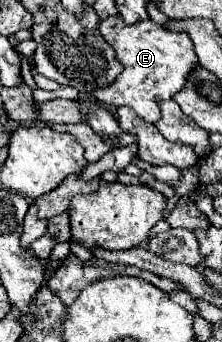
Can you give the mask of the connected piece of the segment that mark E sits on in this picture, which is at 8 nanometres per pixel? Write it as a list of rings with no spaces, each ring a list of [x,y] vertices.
[[[105,18],[99,24],[99,32],[115,48],[117,60],[125,66],[125,70],[109,88],[97,90],[95,98],[117,108],[127,106],[151,124],[159,122],[159,100],[169,100],[175,92],[183,90],[183,82],[187,82],[187,76],[199,66],[191,38],[185,32],[179,34],[159,28],[153,20],[125,24],[119,18]]]

